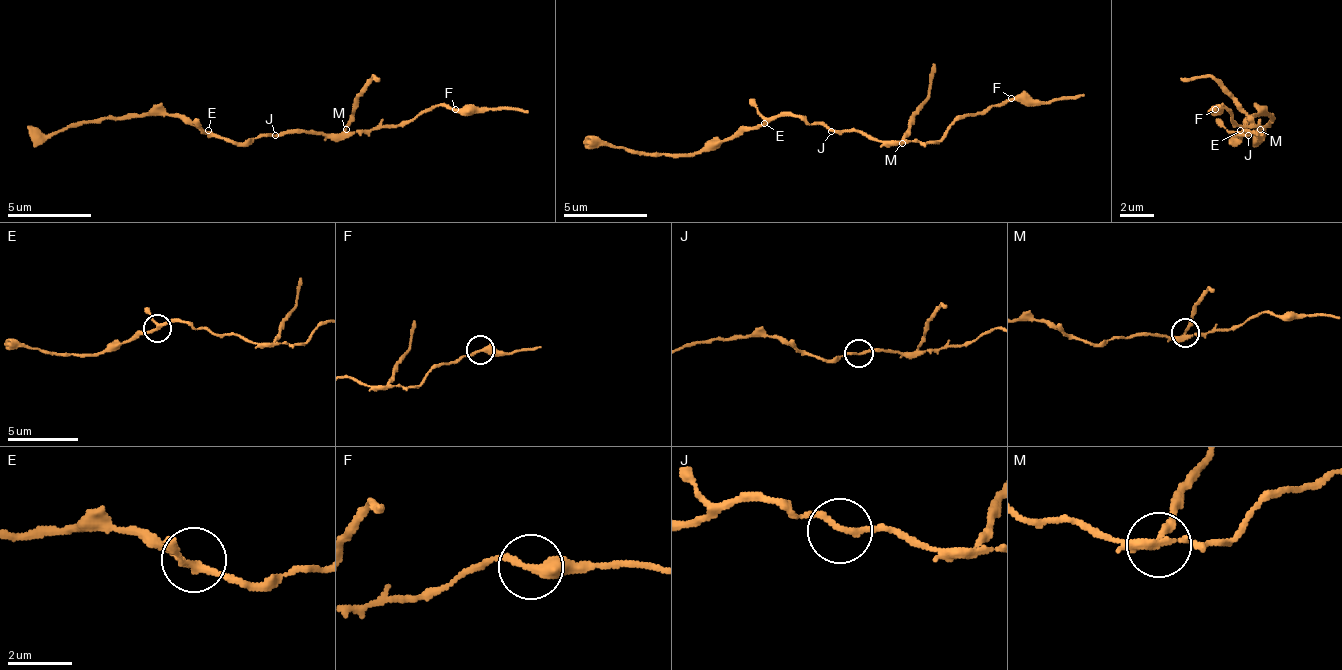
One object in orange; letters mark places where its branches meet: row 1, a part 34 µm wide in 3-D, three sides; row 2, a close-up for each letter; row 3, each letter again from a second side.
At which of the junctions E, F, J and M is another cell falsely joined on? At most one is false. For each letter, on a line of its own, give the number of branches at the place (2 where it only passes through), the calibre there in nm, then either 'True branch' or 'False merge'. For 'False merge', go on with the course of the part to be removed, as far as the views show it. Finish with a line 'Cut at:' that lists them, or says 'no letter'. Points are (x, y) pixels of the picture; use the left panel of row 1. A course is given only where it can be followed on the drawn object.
E: Branches: 3. Thickness 200 nm. True branch
F: Branches: 2. Thickness 320 nm. True branch
J: Branches: 2. Thickness 180 nm. True branch
M: Branches: 3. Thickness 260 nm. False merge. Course of the part to remove: (347, 130), (355, 97), (372, 80), (380, 80)
Cut at: M

